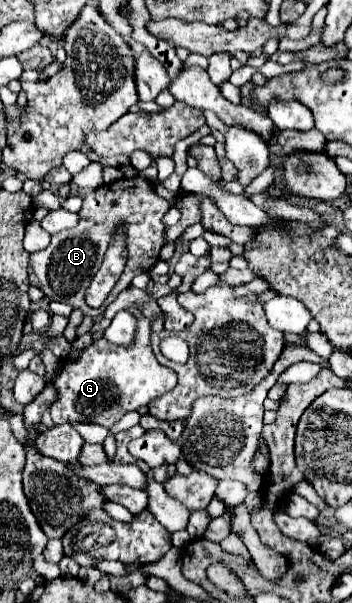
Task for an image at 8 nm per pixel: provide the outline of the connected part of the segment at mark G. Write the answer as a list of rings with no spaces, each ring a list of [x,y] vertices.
[[[137,318],[134,342],[130,346],[116,346],[108,340],[92,342],[76,362],[64,362],[54,380],[58,400],[50,406],[54,424],[90,422],[112,428],[126,412],[146,406],[150,400],[166,394],[176,386],[174,370],[158,364],[150,348],[151,321]]]

